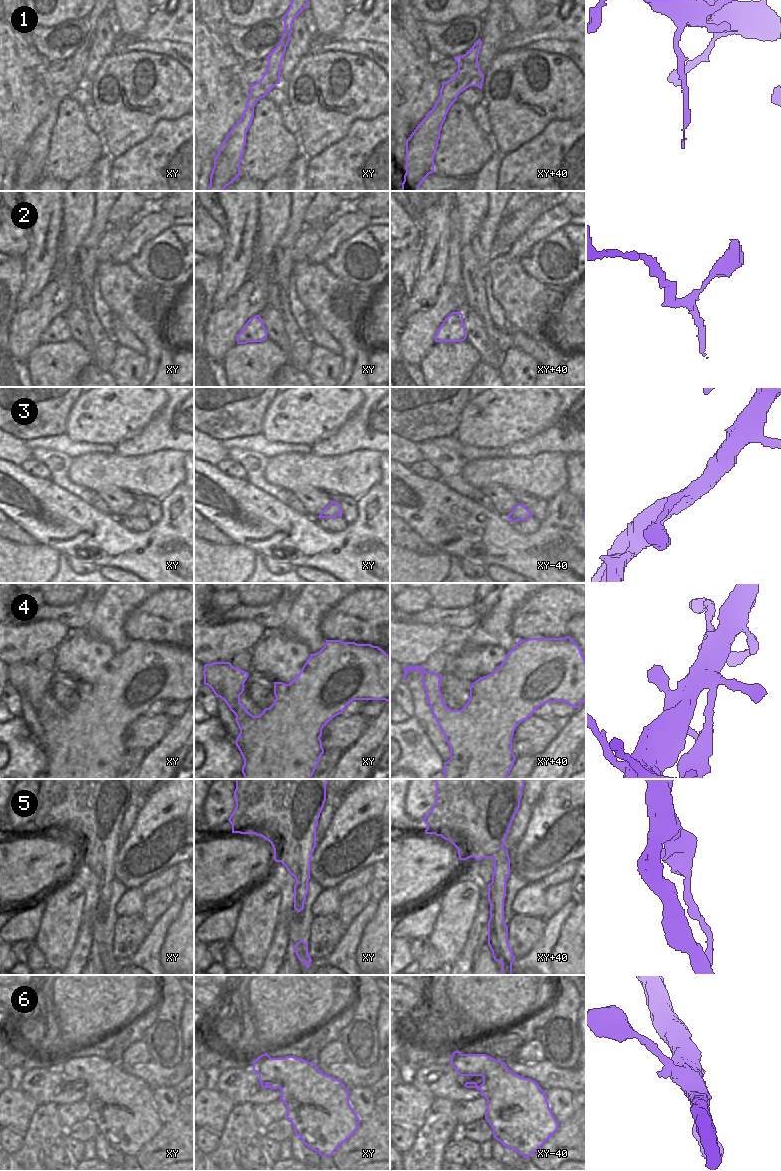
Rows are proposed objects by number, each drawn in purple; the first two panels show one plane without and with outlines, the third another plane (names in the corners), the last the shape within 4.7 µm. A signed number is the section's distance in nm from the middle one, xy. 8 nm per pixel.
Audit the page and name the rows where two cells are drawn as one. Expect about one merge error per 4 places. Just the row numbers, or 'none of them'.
1, 5

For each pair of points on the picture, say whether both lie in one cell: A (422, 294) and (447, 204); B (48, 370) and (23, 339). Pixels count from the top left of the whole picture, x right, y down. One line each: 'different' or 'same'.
A: same
B: different

